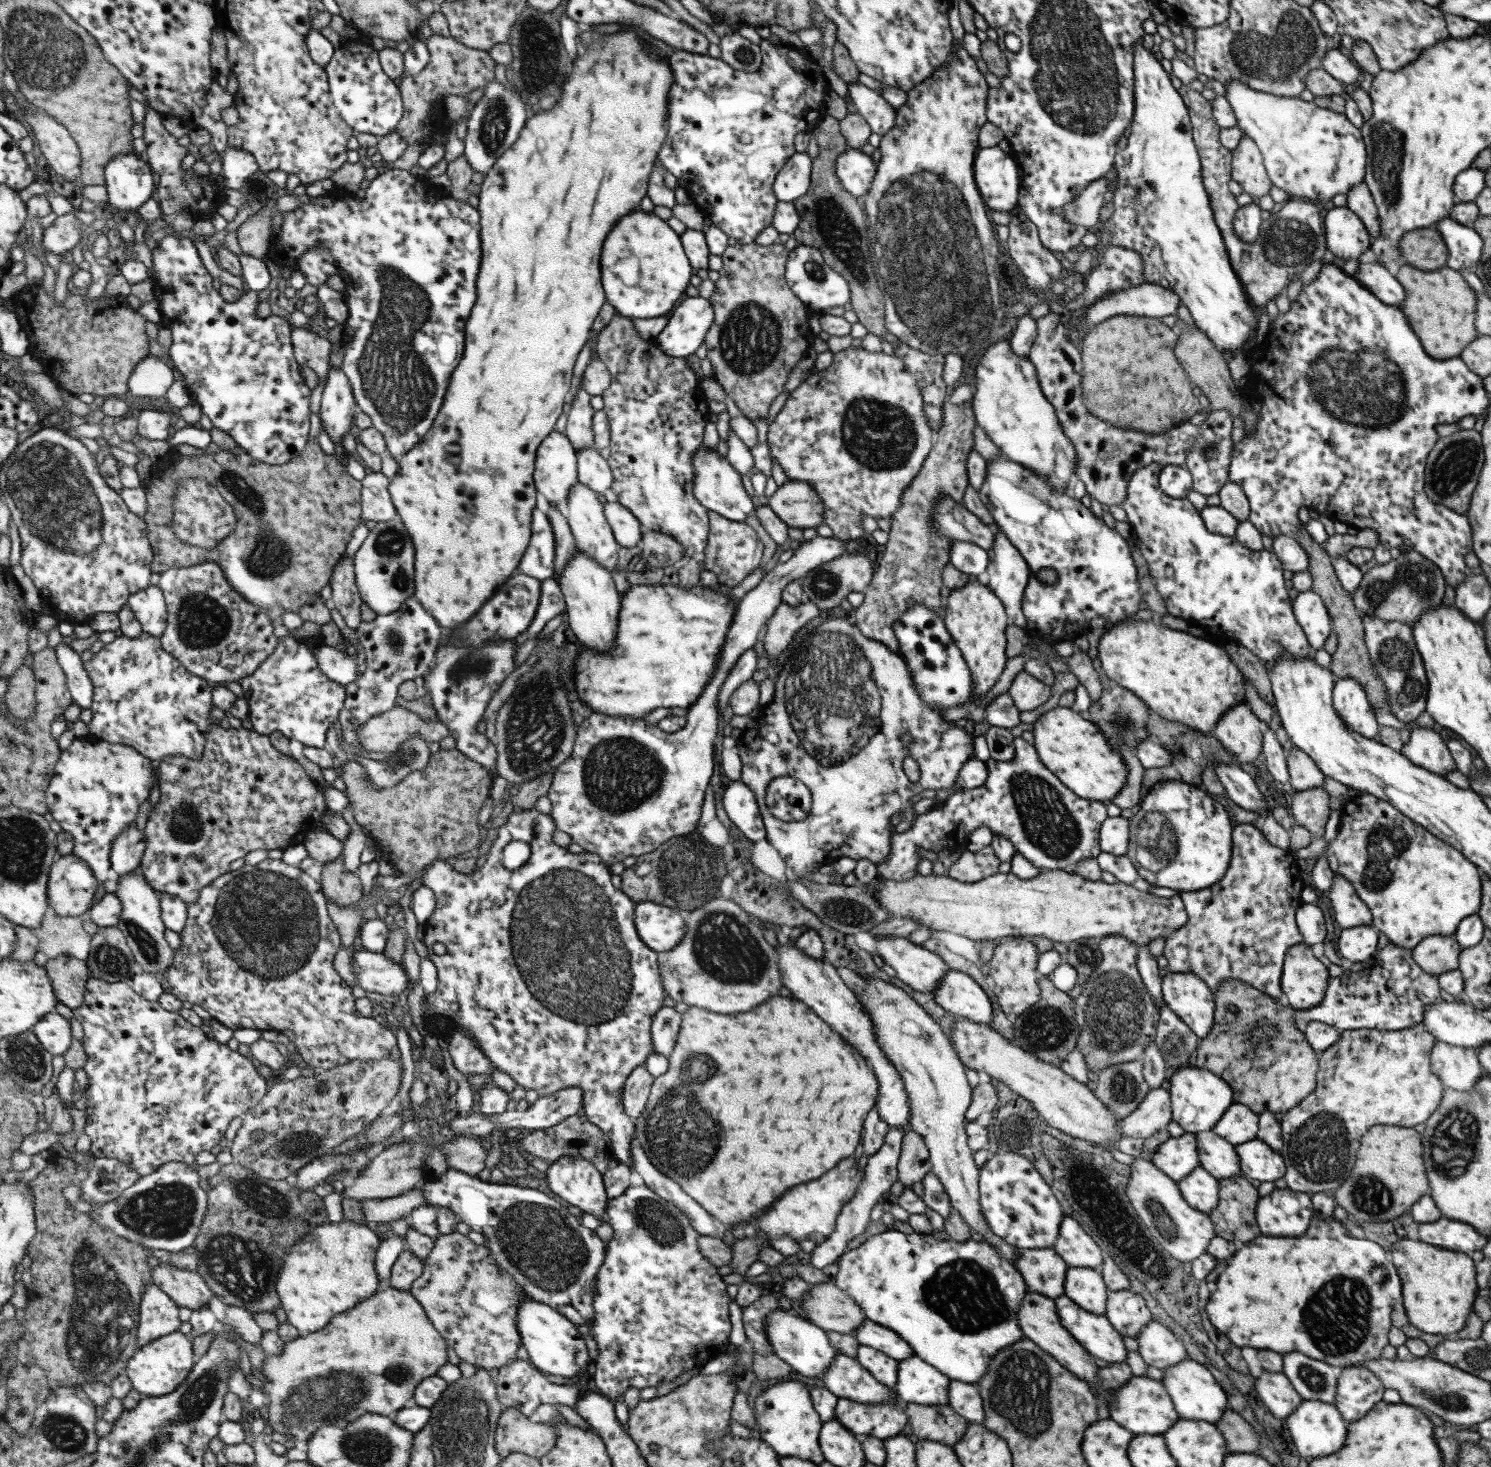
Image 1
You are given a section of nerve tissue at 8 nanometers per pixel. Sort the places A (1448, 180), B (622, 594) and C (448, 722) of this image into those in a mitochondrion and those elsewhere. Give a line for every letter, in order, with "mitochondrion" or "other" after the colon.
A: other
B: other
C: other

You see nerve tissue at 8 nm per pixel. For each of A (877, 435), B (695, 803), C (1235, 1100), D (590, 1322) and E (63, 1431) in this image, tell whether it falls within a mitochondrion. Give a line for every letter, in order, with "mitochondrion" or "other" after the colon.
A: mitochondrion
B: other
C: other
D: other
E: mitochondrion

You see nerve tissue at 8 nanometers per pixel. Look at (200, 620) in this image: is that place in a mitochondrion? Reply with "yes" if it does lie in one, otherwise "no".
yes

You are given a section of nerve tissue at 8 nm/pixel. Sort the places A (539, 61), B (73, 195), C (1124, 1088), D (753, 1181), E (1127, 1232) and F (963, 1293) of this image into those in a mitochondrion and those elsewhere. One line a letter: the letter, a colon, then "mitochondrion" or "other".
A: mitochondrion
B: other
C: mitochondrion
D: other
E: mitochondrion
F: mitochondrion

